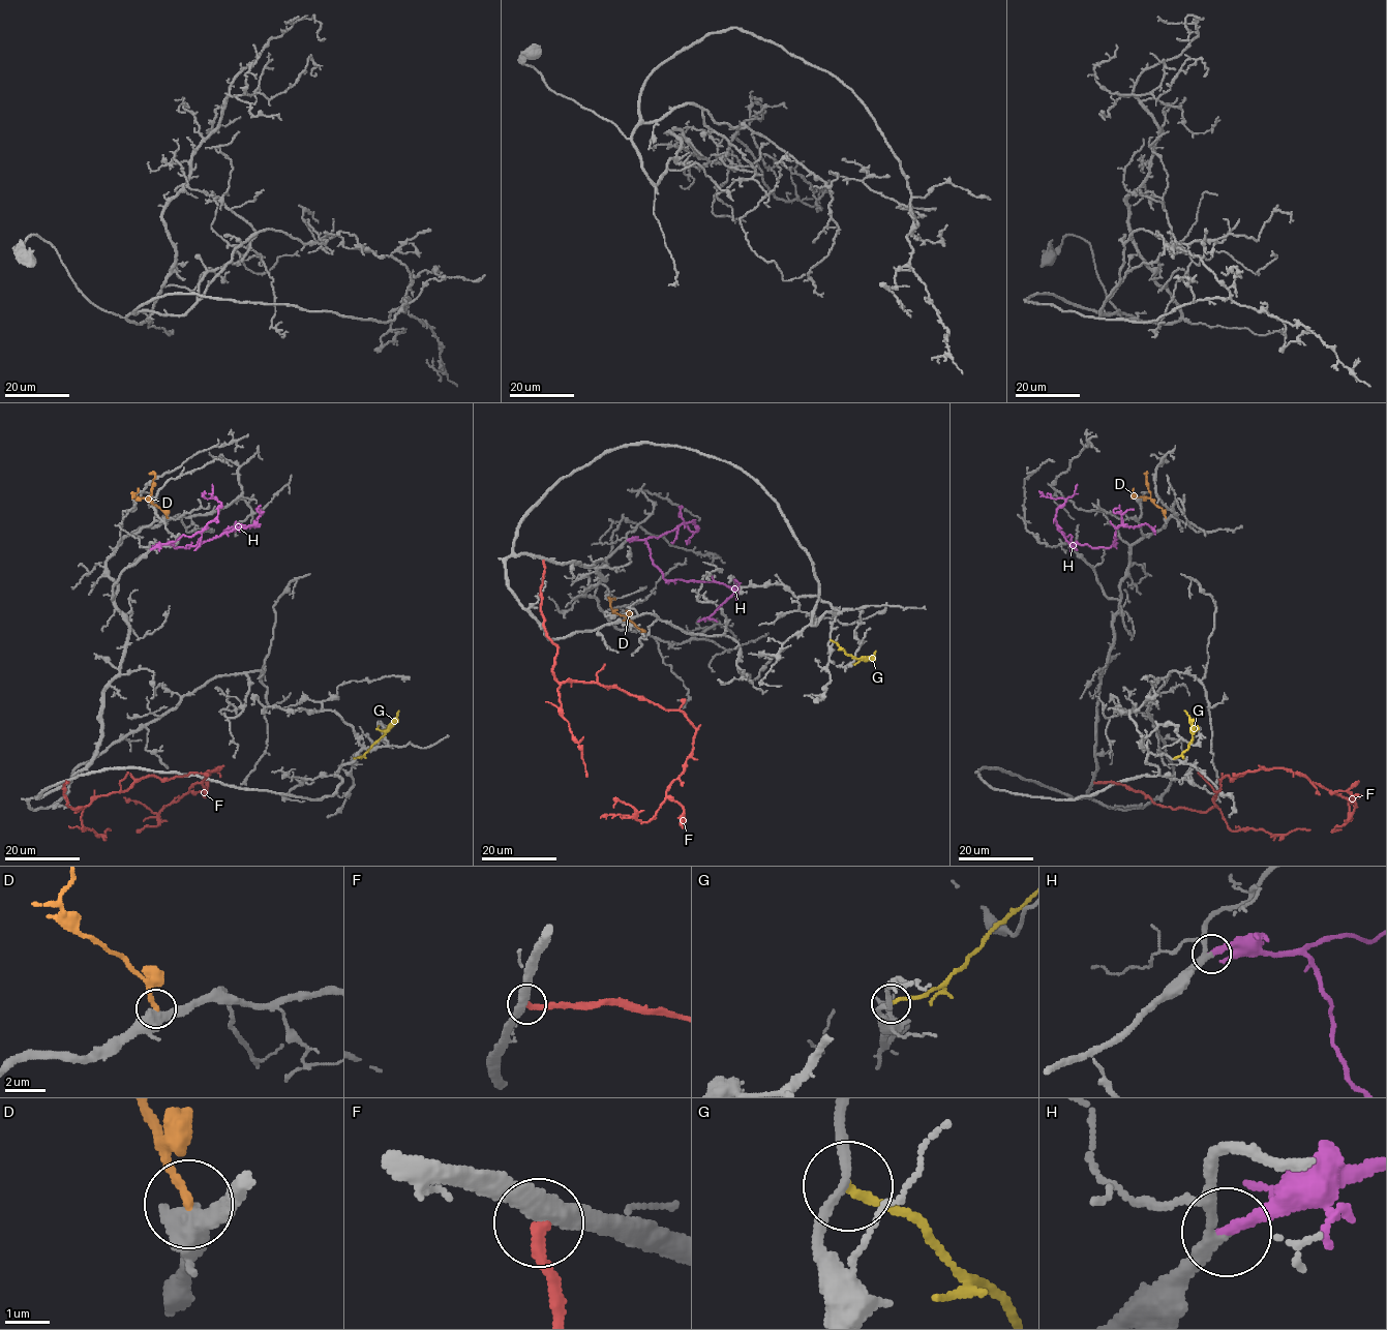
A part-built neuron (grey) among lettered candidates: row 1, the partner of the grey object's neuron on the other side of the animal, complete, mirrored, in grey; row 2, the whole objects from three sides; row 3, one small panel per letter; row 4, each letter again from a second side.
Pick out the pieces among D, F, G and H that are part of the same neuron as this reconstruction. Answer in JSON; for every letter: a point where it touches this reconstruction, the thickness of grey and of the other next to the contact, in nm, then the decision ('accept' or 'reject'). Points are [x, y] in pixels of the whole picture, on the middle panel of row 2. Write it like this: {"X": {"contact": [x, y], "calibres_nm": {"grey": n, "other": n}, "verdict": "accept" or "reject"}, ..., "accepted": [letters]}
{"D": {"contact": [643, 632], "calibres_nm": {"grey": 480, "other": 200}, "verdict": "reject"}, "F": {"contact": [543, 560], "calibres_nm": {"grey": 400, "other": 280}, "verdict": "reject"}, "G": {"contact": [831, 640], "calibres_nm": {"grey": 200, "other": 190}, "verdict": "reject"}, "H": {"contact": [627, 540], "calibres_nm": {"grey": 240, "other": 280}, "verdict": "reject"}, "accepted": []}

